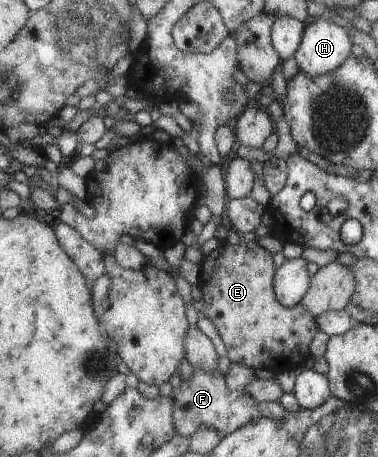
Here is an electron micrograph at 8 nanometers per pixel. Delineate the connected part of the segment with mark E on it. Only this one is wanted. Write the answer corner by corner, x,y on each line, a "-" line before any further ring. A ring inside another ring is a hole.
242,238
236,245
221,241
202,259
199,272
196,286
201,290
200,312
214,324
231,363
272,372
293,371
303,366
307,346
318,331
315,317
305,312
300,302
292,307
280,304
271,288
276,272
271,253
260,248
254,238

